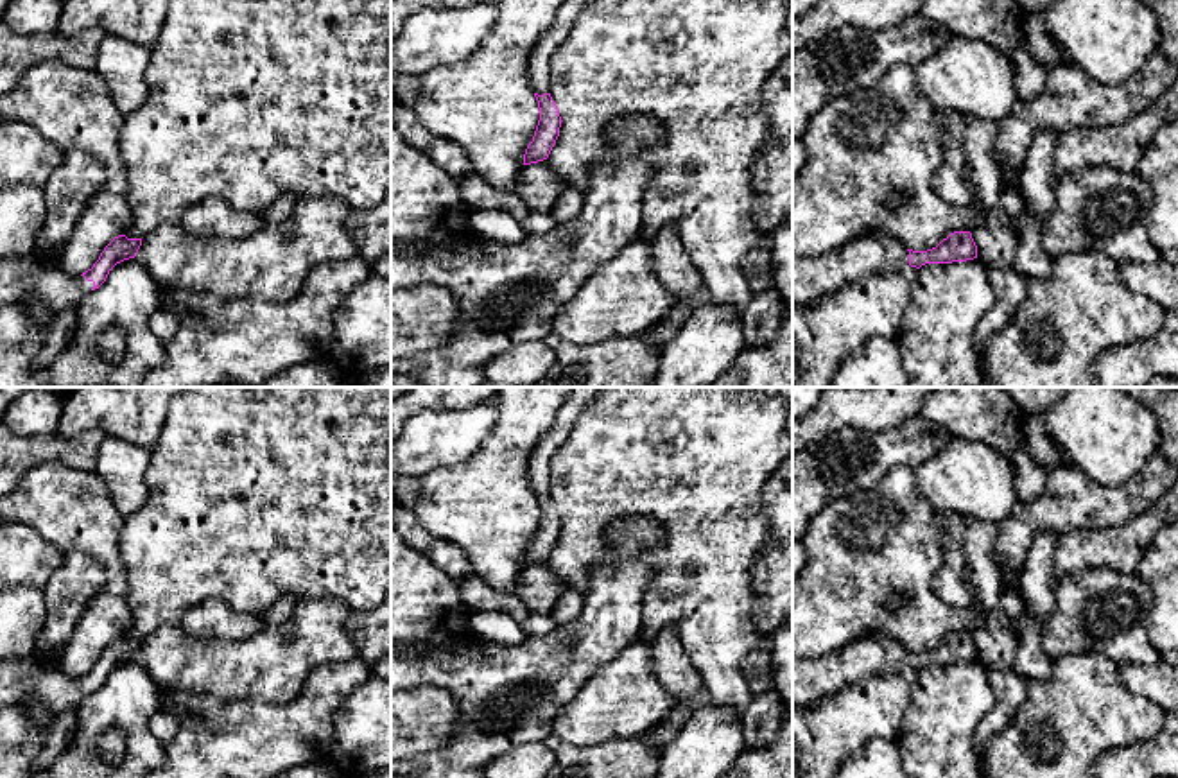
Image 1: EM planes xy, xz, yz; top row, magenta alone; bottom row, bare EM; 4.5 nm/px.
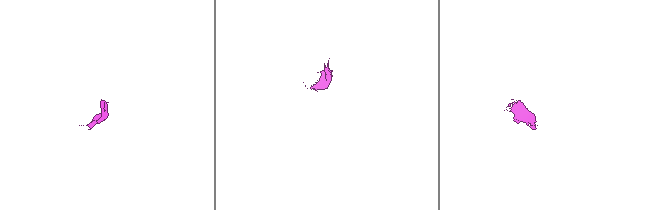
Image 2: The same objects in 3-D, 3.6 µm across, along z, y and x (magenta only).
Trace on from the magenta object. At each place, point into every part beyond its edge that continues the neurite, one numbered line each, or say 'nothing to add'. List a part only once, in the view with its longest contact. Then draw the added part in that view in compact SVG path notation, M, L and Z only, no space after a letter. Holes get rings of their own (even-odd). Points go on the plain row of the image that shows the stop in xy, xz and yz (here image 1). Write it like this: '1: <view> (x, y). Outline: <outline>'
1: xy (22, 680). Outline: M39 656L0 663L0 708L38 701L52 717L57 717L77 708L91 690L93 683L45 665Z

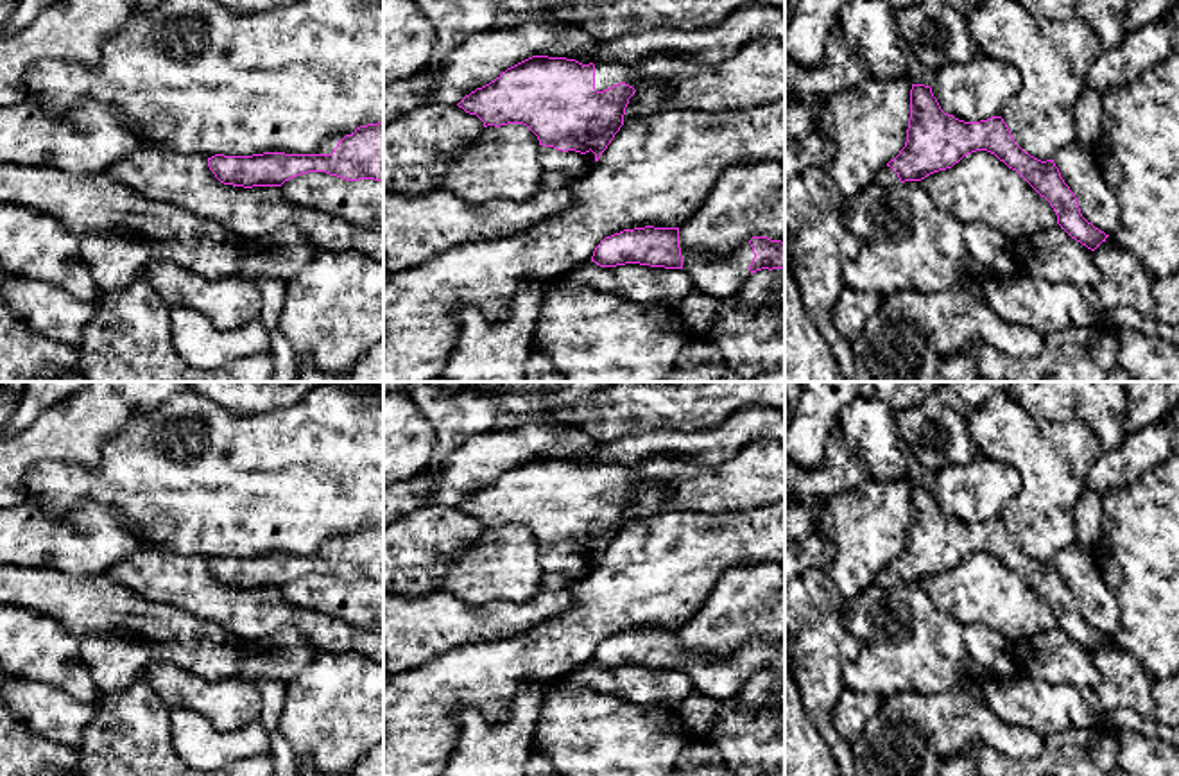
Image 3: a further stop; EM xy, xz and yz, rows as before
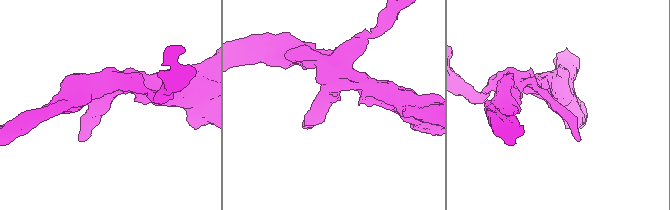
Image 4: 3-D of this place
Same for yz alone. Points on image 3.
1: yz (886, 577). Outline: M887 566L878 572L874 582L880 588L894 588L894 586L901 584L898 575Z

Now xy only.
1: xy (327, 549). Outline: M355 532L349 534L335 534L331 538L328 538L314 554L310 556L331 556L333 550L337 548L337 545L346 538L346 536L353 536Z

